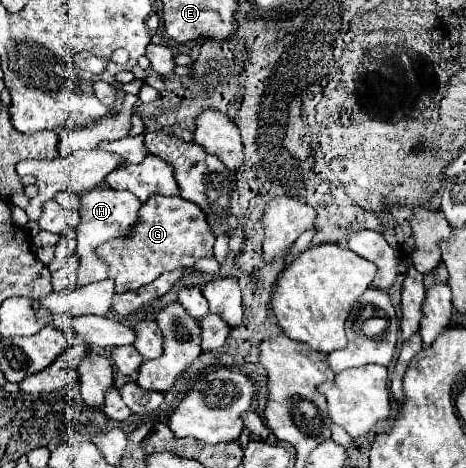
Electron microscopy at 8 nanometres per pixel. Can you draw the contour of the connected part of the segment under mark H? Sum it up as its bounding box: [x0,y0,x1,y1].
[77,188,141,286]

